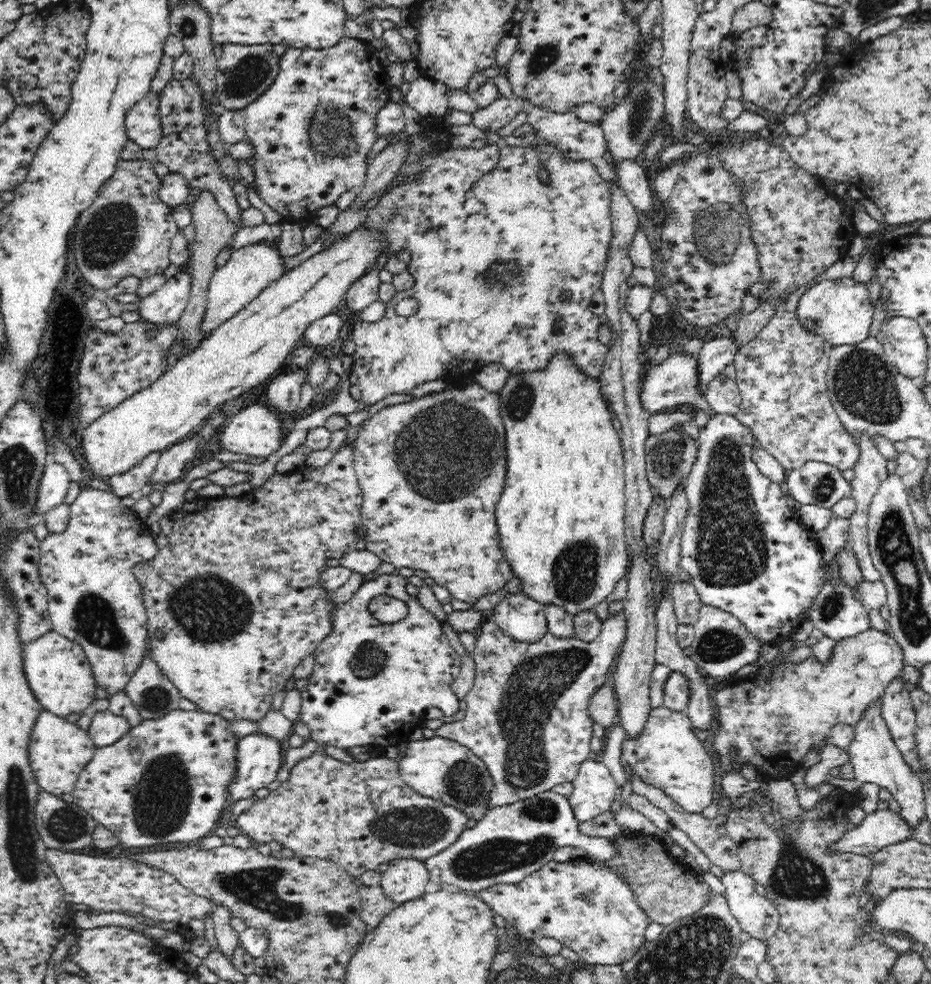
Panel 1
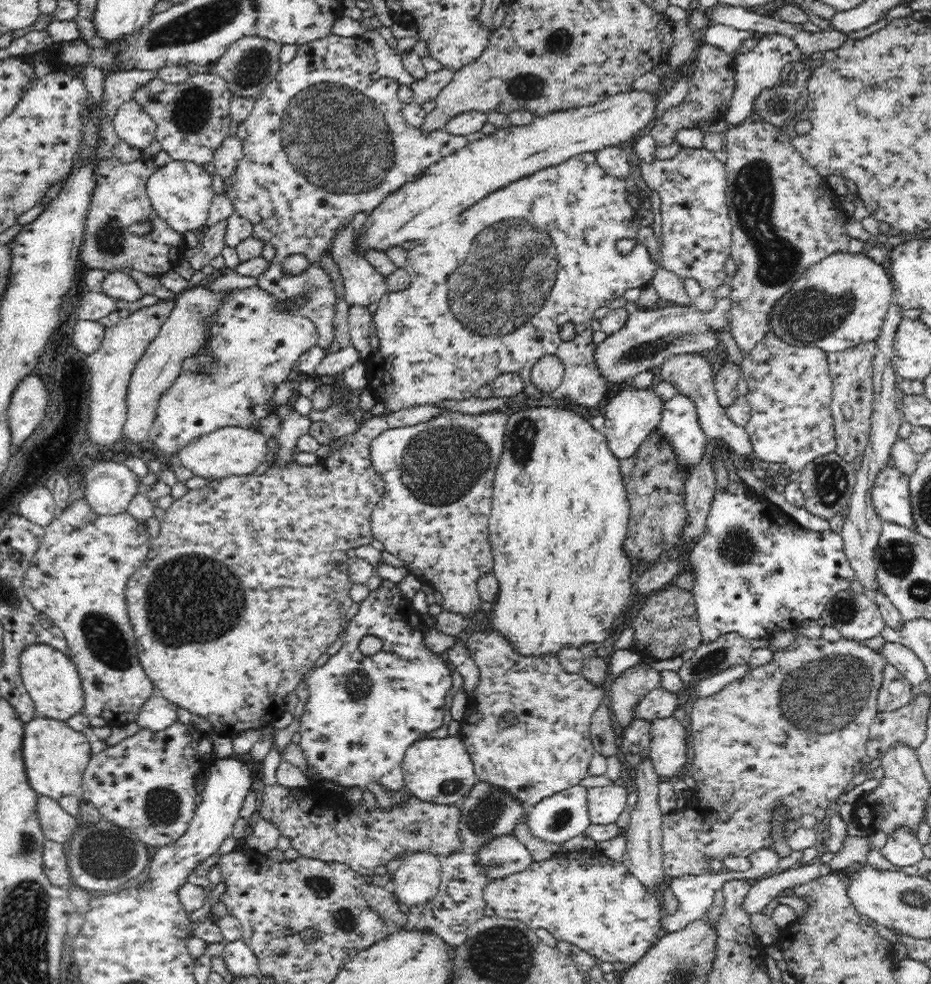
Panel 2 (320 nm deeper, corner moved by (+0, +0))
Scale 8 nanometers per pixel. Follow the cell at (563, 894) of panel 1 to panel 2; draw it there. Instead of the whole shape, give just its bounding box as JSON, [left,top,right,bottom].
[484,853,665,967]

